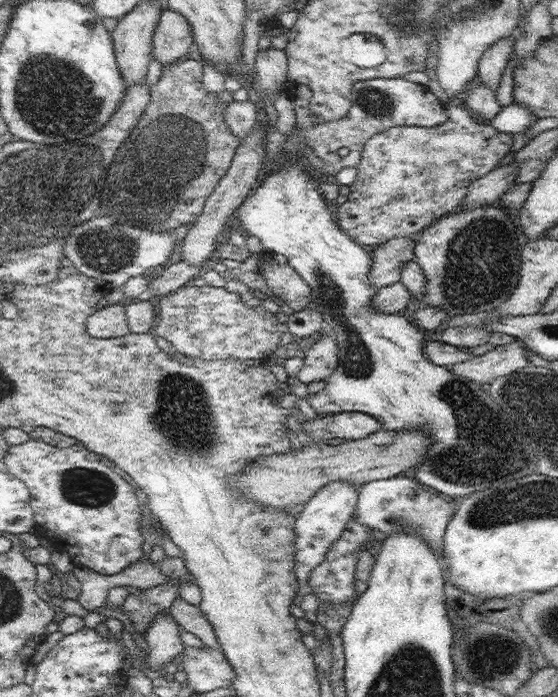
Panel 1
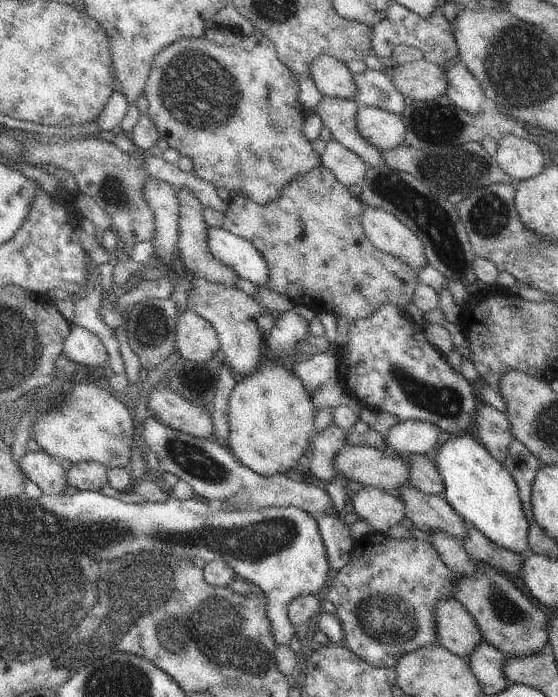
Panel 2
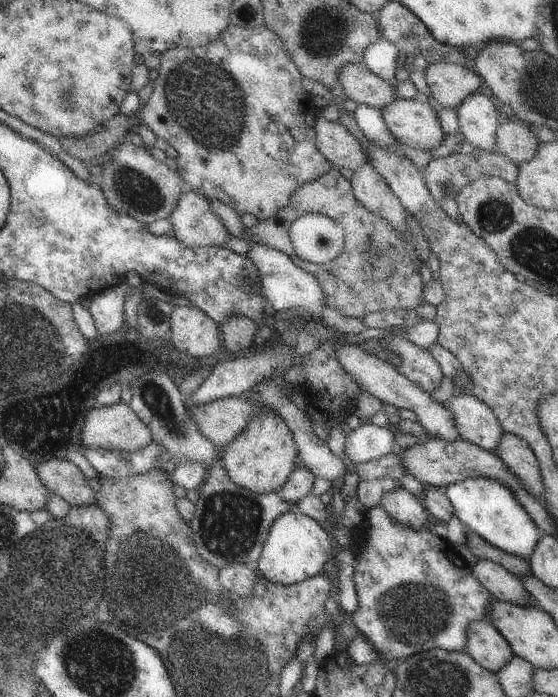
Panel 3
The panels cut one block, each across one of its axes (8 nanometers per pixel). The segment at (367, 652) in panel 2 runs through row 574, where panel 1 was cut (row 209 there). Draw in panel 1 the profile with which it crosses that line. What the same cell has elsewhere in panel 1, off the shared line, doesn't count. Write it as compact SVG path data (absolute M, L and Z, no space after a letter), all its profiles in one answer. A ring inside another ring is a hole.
M451 101L446 105L446 108L448 118L444 124L439 124L437 127L417 127L408 125L392 127L384 132L375 134L364 144L364 149L361 152L361 161L357 166L357 177L350 186L351 193L348 196L348 200L344 201L337 208L338 218L336 221L339 223L339 227L351 240L354 240L360 246L380 246L388 242L390 238L398 238L398 236L402 236L402 238L418 236L424 229L428 228L439 218L454 212L457 206L466 198L470 185L476 179L482 178L493 168L496 168L496 164L502 162L504 156L511 152L510 148L512 148L513 139L510 135L507 135L505 132L500 132L497 128L494 128L491 123L479 124L476 119L470 116L469 110L460 103Z

